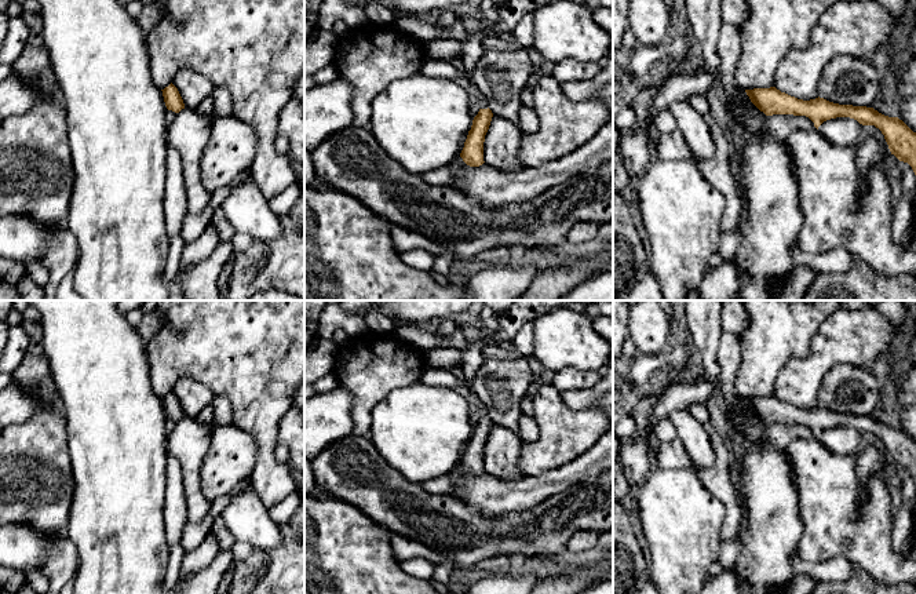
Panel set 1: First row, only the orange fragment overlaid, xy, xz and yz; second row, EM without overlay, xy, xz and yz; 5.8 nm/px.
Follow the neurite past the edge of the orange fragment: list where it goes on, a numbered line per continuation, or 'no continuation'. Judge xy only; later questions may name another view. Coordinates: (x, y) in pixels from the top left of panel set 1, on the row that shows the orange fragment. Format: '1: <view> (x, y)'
no continuation

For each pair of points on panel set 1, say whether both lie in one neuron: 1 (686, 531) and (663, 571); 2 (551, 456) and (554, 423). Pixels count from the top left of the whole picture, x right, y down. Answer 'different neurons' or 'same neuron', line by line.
1: same neuron
2: same neuron

